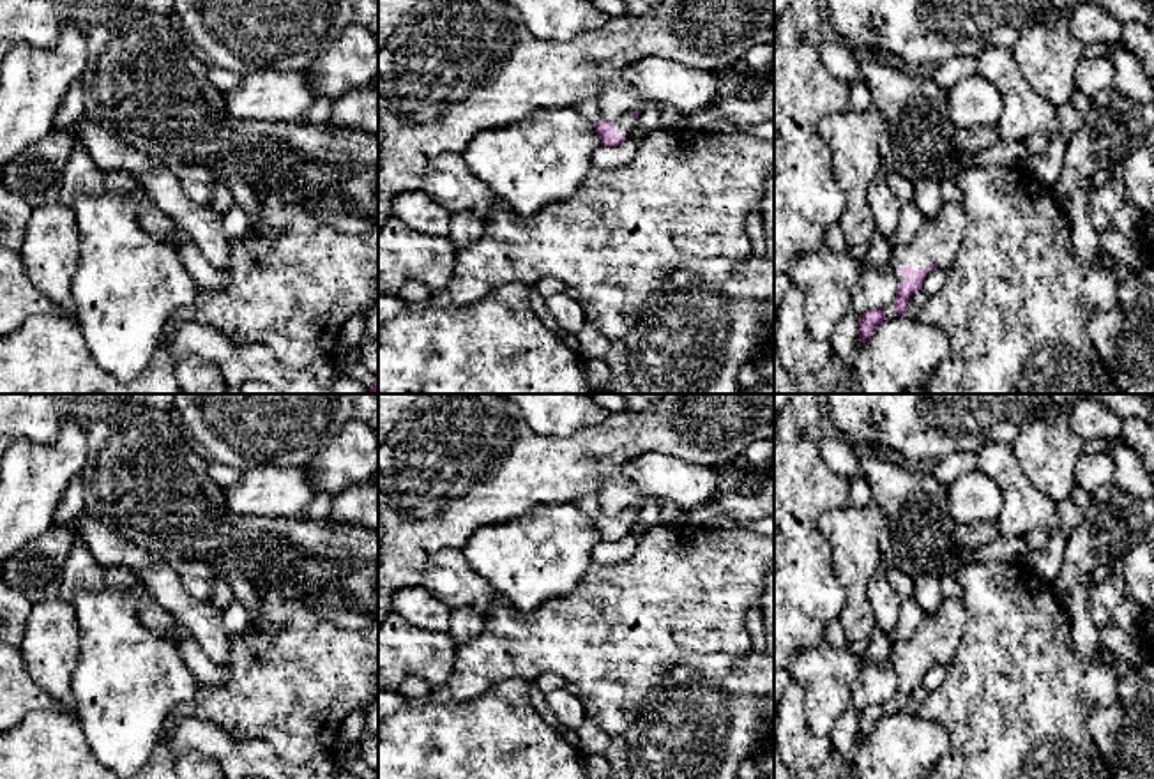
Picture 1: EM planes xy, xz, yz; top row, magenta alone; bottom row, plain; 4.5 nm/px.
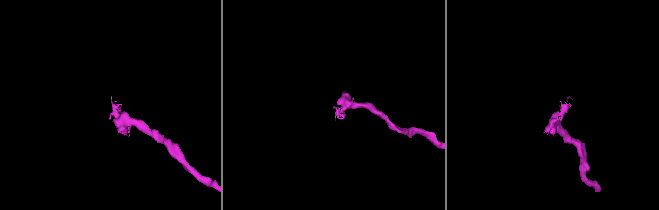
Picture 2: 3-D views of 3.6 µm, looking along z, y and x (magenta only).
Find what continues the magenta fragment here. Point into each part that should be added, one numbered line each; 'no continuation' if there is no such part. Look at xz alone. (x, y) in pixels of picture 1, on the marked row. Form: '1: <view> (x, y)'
1: xz (626, 124)

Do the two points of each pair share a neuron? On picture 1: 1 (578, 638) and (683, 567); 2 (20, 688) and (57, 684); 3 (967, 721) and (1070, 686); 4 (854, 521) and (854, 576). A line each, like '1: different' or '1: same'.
1: same
2: different
3: same
4: same

